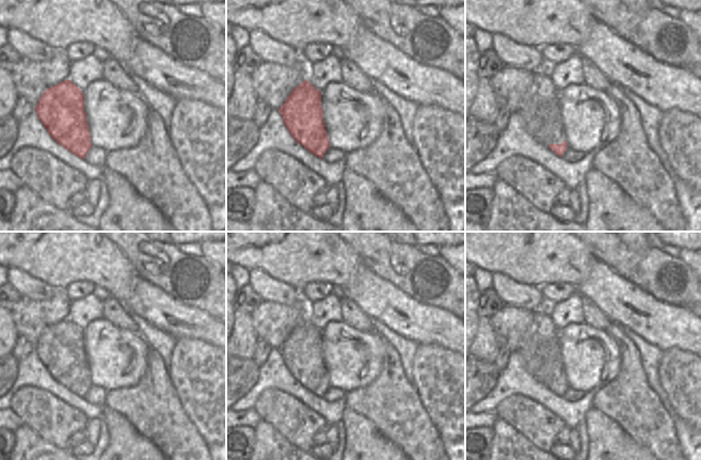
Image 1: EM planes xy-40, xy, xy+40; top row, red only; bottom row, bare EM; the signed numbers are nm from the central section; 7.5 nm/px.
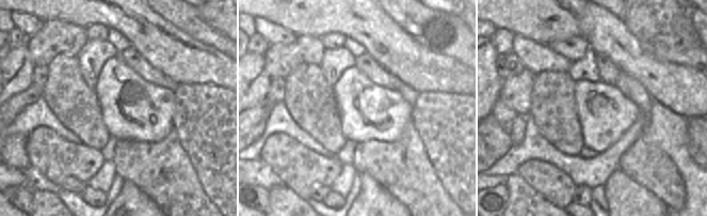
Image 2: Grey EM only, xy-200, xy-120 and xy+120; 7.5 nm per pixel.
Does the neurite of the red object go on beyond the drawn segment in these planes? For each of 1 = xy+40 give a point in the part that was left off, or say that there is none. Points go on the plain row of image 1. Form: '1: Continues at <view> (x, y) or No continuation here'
1: No continuation here

